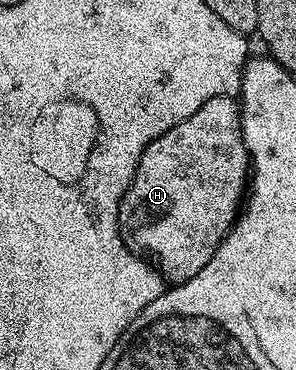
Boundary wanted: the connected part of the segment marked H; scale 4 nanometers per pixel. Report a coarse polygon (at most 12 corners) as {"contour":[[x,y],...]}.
{"contour":[[239,100],[144,149],[122,239],[167,284],[196,277],[250,174]]}

